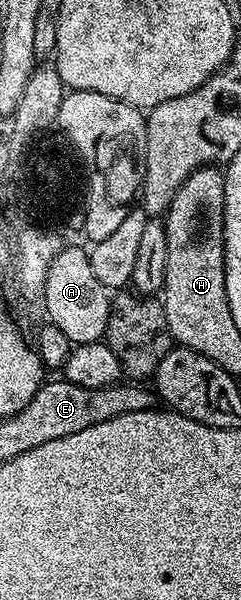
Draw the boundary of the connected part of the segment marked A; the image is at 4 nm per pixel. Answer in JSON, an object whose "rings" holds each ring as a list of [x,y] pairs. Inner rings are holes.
{"rings":[[[63,249],[48,264],[48,272],[44,280],[44,288],[40,302],[46,305],[48,322],[60,328],[72,344],[83,346],[89,342],[97,342],[106,333],[106,324],[112,305],[108,287],[100,284],[92,272],[89,253],[78,250]]]}

